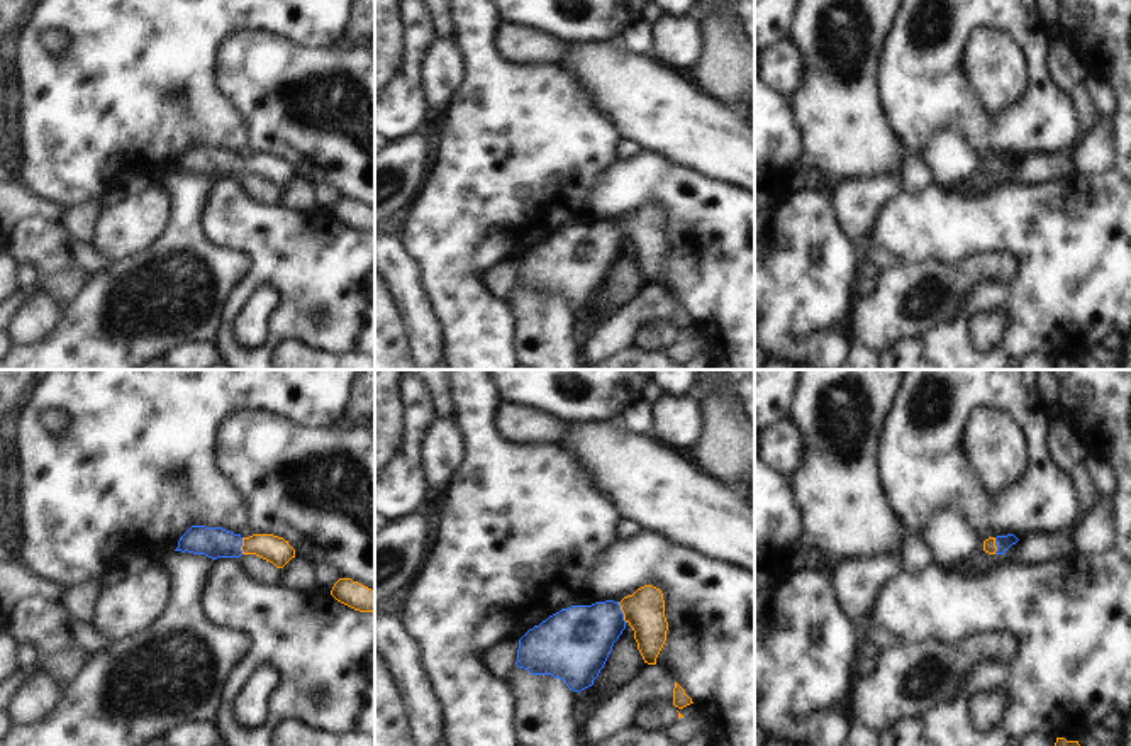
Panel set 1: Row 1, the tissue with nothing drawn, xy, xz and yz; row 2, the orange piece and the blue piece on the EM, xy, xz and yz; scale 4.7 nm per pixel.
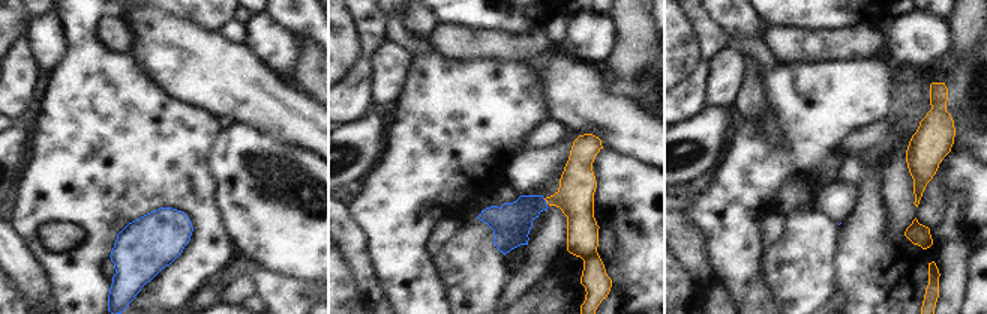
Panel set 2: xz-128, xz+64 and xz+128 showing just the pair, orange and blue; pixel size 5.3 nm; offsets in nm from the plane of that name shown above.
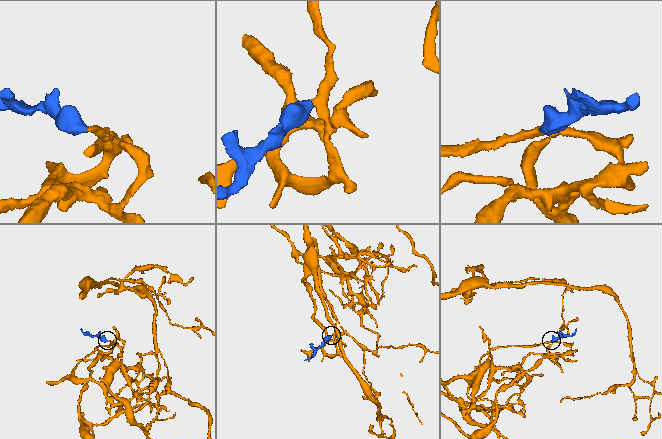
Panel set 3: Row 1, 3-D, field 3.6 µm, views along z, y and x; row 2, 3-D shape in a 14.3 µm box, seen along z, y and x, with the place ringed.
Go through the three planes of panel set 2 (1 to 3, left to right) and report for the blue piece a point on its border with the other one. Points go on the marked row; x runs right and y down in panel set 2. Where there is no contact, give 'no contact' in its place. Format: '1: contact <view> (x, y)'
1: no contact
2: contact xz+64 (546, 202)
3: no contact

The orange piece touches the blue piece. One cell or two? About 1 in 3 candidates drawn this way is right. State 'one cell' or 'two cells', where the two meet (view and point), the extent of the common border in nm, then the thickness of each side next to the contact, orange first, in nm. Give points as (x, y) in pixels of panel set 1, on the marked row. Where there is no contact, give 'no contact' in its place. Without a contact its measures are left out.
one cell; meets orange in xz at (623, 612); contact 100 nm long; 190 nm thick on the orange side, 320 nm on the other

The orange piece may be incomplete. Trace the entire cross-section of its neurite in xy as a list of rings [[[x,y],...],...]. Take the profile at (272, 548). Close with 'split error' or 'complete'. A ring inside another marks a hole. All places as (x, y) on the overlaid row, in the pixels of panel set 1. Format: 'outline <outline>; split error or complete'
outline [[[192,526],[178,541],[175,551],[188,551],[193,554],[205,554],[217,558],[239,558],[241,554],[256,554],[276,568],[283,568],[295,549],[283,537],[273,534],[253,534],[242,537],[222,527]]]; split error

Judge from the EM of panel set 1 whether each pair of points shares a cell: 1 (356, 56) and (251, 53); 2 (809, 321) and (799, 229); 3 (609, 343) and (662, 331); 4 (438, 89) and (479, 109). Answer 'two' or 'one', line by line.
1: one
2: one
3: two
4: two

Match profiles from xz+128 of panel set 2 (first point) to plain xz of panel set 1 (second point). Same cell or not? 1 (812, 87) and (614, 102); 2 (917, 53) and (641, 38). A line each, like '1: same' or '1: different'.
1: different
2: different

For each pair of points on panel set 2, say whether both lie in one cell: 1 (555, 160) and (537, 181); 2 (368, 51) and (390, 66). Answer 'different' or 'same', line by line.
1: same
2: different

